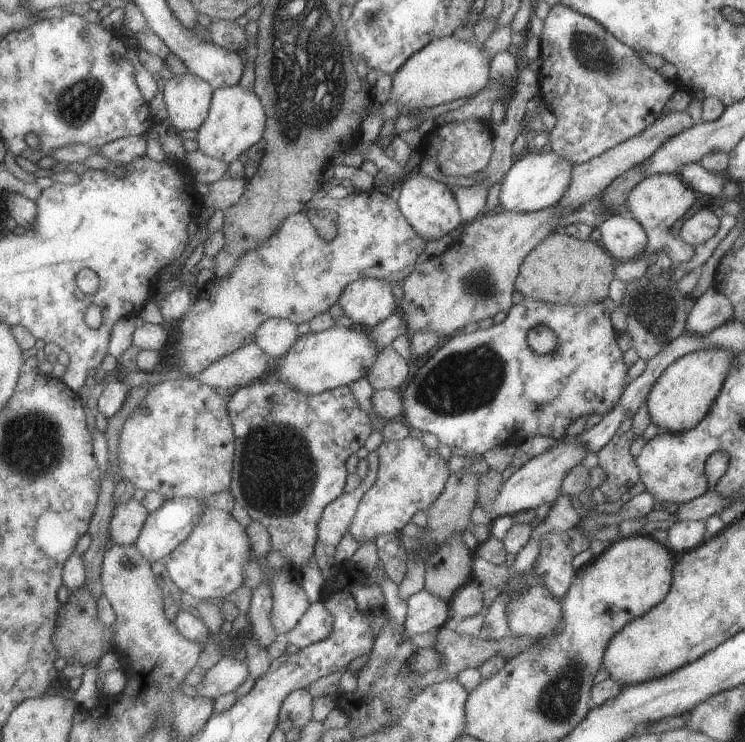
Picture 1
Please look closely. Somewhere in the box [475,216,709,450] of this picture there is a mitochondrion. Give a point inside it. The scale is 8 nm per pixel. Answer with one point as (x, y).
(654, 305)

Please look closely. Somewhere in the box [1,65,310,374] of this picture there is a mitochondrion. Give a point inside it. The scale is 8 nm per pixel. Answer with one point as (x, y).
(76, 105)

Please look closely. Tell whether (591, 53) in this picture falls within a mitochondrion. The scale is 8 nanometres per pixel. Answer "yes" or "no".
yes

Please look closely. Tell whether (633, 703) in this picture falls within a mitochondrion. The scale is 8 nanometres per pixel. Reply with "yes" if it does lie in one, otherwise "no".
no

